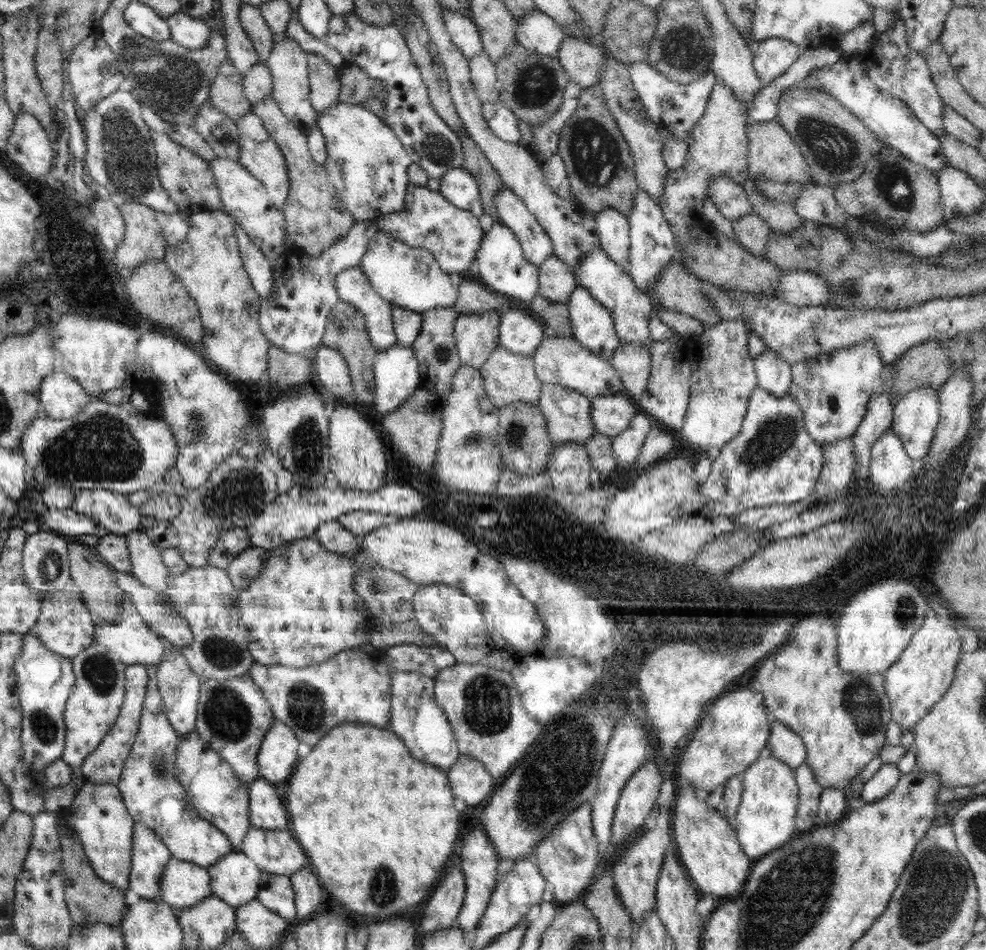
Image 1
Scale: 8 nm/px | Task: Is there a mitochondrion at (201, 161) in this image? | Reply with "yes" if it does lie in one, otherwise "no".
no

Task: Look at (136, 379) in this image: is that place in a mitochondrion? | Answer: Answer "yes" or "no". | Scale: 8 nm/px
no

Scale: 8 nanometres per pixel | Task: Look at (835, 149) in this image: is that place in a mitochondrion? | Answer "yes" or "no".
yes

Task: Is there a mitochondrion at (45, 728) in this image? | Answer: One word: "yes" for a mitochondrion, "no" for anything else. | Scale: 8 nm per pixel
yes

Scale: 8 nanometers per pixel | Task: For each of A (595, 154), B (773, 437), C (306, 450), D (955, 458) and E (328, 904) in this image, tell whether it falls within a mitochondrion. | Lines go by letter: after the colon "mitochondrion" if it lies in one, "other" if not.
A: mitochondrion
B: mitochondrion
C: mitochondrion
D: other
E: other

